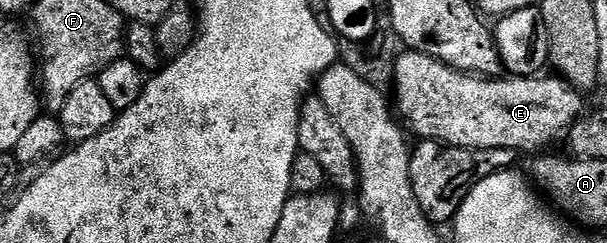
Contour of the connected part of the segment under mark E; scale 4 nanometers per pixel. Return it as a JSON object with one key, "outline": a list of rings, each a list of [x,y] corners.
{"outline":[[[405,50],[397,60],[397,104],[400,115],[409,119],[408,127],[418,132],[418,137],[426,140],[440,140],[442,144],[453,144],[456,148],[478,148],[493,150],[516,148],[520,153],[536,153],[545,150],[552,140],[566,135],[574,122],[580,120],[586,111],[585,100],[580,91],[568,80],[556,75],[535,76],[506,75],[506,80],[490,78],[485,74],[474,74],[453,68],[435,56],[420,50]]]}

